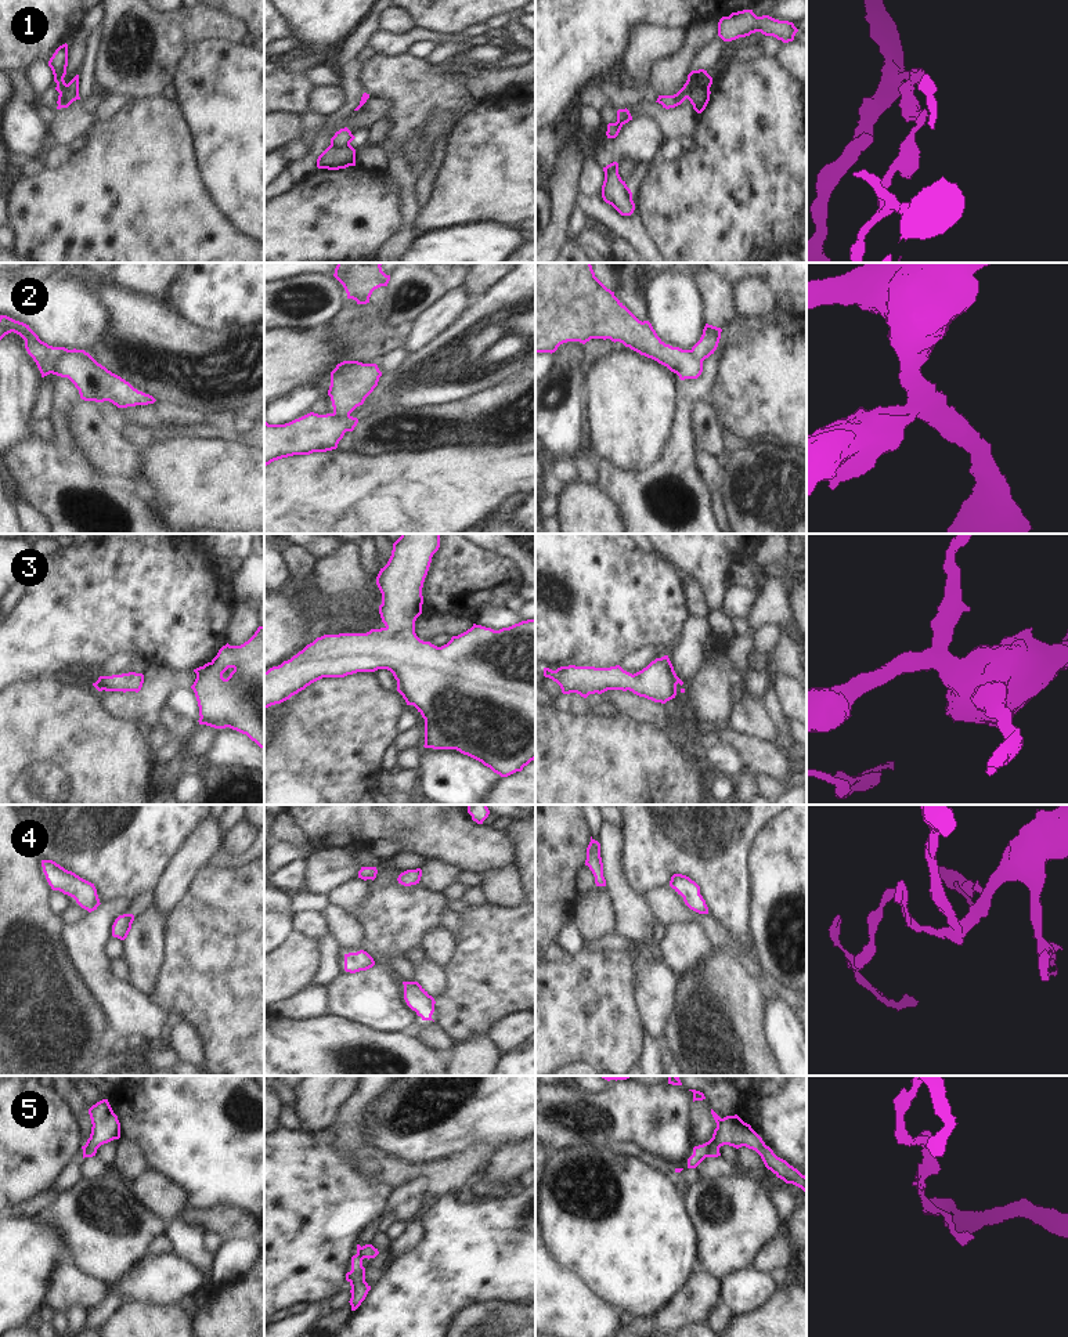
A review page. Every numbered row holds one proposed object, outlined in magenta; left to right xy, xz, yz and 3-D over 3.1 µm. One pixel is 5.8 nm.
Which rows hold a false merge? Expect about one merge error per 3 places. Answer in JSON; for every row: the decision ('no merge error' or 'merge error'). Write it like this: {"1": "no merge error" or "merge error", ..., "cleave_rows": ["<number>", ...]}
{"1": "merge error", "2": "merge error", "3": "no merge error", "4": "no merge error", "5": "merge error", "cleave_rows": ["1", "2", "5"]}

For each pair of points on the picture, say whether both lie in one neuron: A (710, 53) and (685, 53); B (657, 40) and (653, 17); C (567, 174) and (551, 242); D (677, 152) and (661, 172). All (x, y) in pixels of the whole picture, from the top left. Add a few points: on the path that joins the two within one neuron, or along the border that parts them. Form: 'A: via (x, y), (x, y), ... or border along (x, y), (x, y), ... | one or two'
A: border along (717, 35), (696, 53), (692, 69) | two
B: border along (685, 32), (641, 26), (628, 46) | two
C: via (563, 191), (559, 226) | one
D: border along (685, 152), (674, 161), (661, 161), (659, 158) | two

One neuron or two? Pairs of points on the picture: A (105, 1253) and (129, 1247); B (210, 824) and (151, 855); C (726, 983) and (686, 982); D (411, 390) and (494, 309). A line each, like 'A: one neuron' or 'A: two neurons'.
A: one neuron
B: two neurons
C: one neuron
D: one neuron

